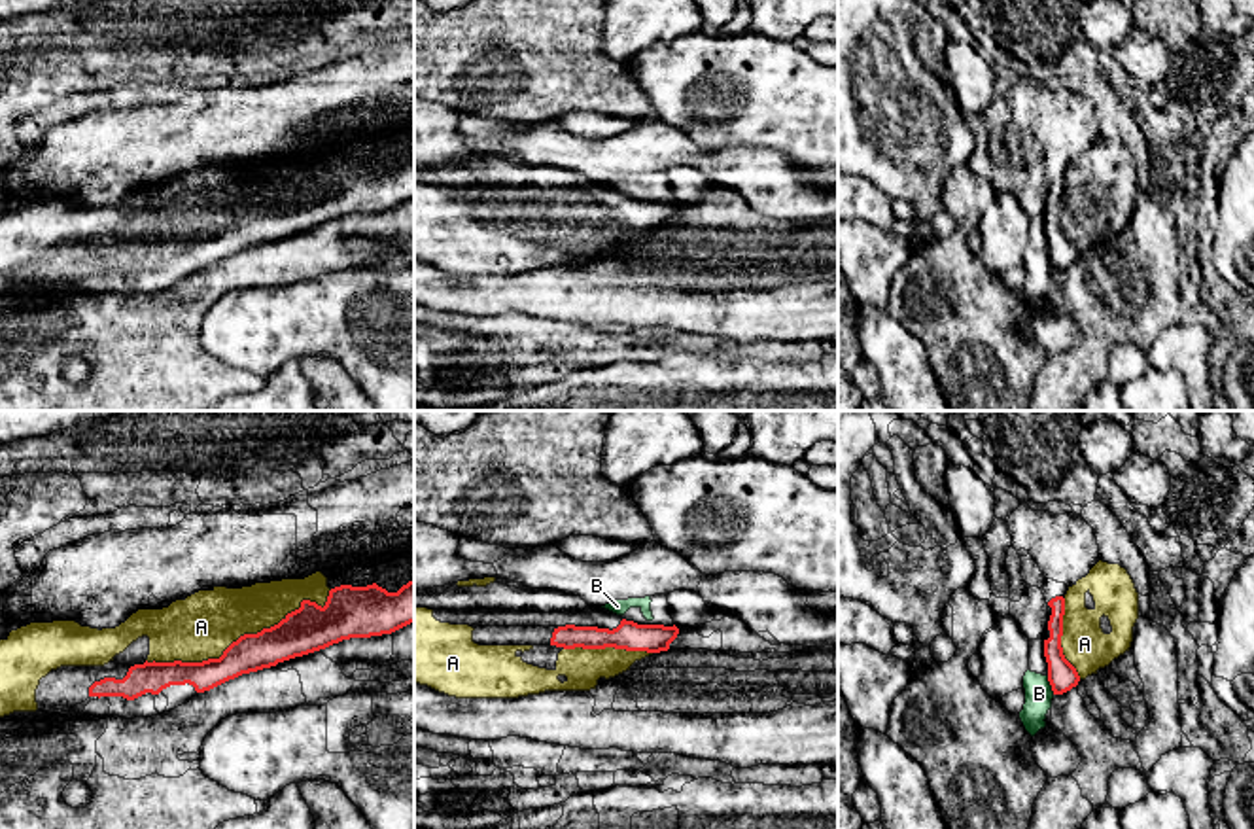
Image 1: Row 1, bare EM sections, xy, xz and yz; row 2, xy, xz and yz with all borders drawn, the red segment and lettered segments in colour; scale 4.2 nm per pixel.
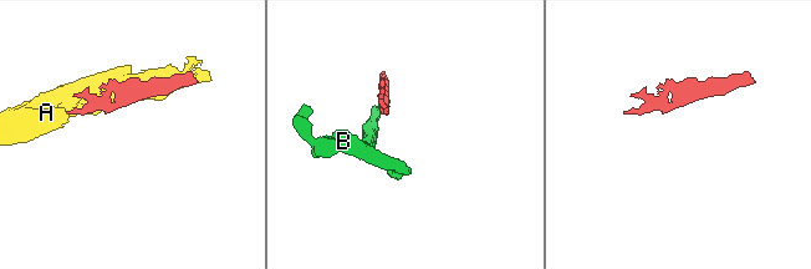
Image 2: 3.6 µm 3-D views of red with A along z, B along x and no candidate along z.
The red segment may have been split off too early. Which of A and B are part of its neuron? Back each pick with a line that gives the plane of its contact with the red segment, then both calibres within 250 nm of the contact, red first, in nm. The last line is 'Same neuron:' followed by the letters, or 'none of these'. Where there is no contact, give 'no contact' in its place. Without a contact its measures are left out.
A: meets red in xy; 190 nm thick on the red side, 280 nm on the other
Same neuron: A

